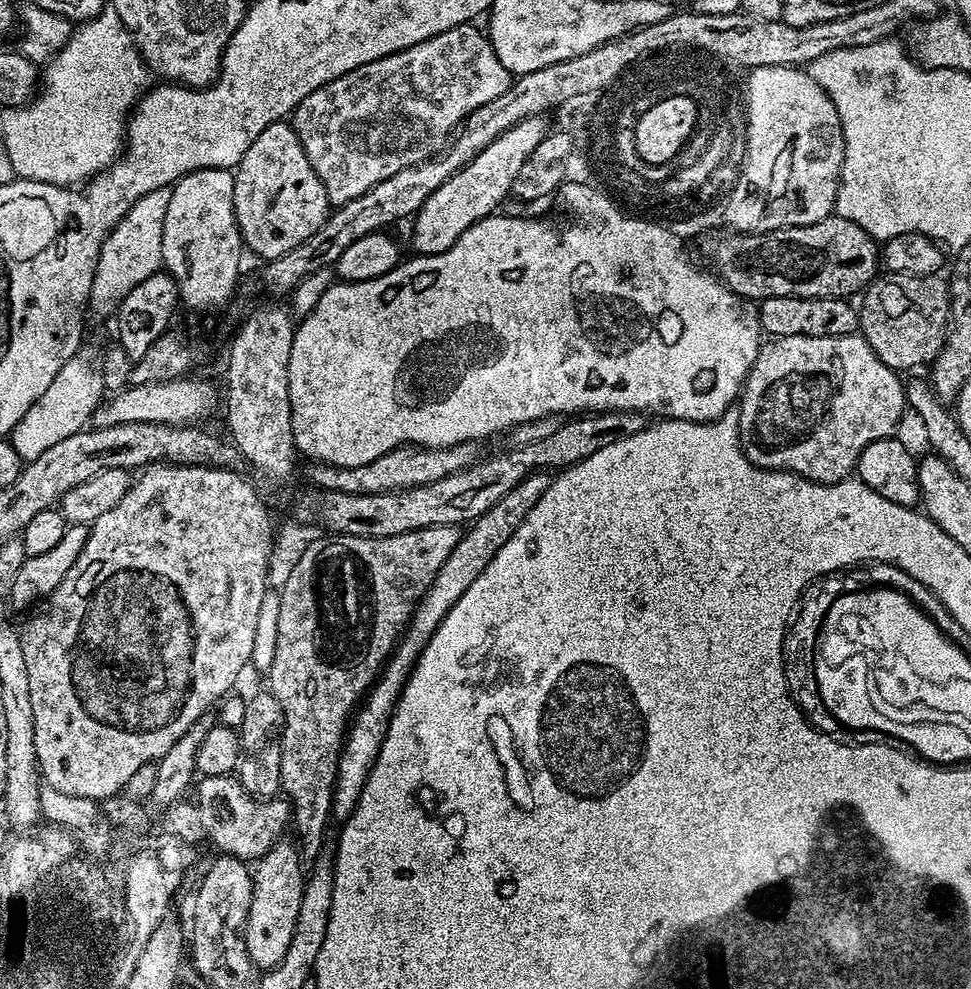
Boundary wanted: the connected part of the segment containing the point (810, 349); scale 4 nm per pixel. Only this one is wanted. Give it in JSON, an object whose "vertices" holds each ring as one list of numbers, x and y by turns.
{"vertices":[[860,334,850,336,782,336,768,343,761,347,759,355,756,356,756,362,748,372,748,379,744,381,742,395,738,400,740,446,744,449,746,458,760,468,770,468,774,472,792,472,795,476,805,476,816,484,836,484,840,480,847,481,851,472,853,475,857,471,860,456,867,450,868,445,897,435,896,427,899,426,904,412,906,413,905,381,903,379,900,381,896,377,899,376,897,369,886,366,886,362,882,362,878,358,878,354]]}

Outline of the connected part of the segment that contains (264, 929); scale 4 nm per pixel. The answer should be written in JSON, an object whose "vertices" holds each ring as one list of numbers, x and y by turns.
{"vertices":[[277,842,255,861,252,872,252,901,248,911,248,923,244,933,246,948,257,969,267,970,278,966,286,955,286,949,290,946,290,938,294,938,294,922,298,922,298,906,302,906,302,894,304,893,304,881,306,868,300,865,302,856,285,842]]}

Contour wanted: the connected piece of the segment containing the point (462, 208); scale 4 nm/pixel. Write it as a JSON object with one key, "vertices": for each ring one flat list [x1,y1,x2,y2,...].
{"vertices":[[531,116,514,124,510,130,494,138,494,142,482,149,465,168,442,182,430,198,426,198,411,221,412,248,416,256,438,256,450,250,450,246,454,246,454,242,458,242,464,233,472,231,474,225,493,215,504,199,509,199,514,177,518,175,522,162,530,158,534,146,538,146,546,134,544,122,544,116]]}

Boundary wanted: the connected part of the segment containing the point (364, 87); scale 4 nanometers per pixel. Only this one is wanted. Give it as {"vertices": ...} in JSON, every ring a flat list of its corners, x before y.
{"vertices":[[472,22,459,24,442,34,438,34,434,38,426,38,426,42,418,42,414,46,410,46,401,52,390,54,386,58,378,58,374,62,366,62,366,66,358,66,354,70,342,74,342,78,334,78,334,82,314,90,314,94,310,94,306,98,302,98,302,102,298,102,298,106,292,111,290,123,306,150,306,158,310,158,310,166,324,183,329,205,339,206,350,202,354,198,366,194,374,186,386,182,386,178,398,174,398,162,414,161,414,158,420,158,421,164,422,156,425,156,425,158,426,154,432,156,432,150,440,154,445,145,449,143,454,129,457,129,462,121,465,121,472,112,477,112,479,108,486,106,488,102,494,102,496,98,506,94,514,81,514,77,512,73,506,70,506,66,502,66,502,62,498,60,498,54,492,48,492,43,489,42,487,35,481,29,479,32,475,28,476,26]]}

